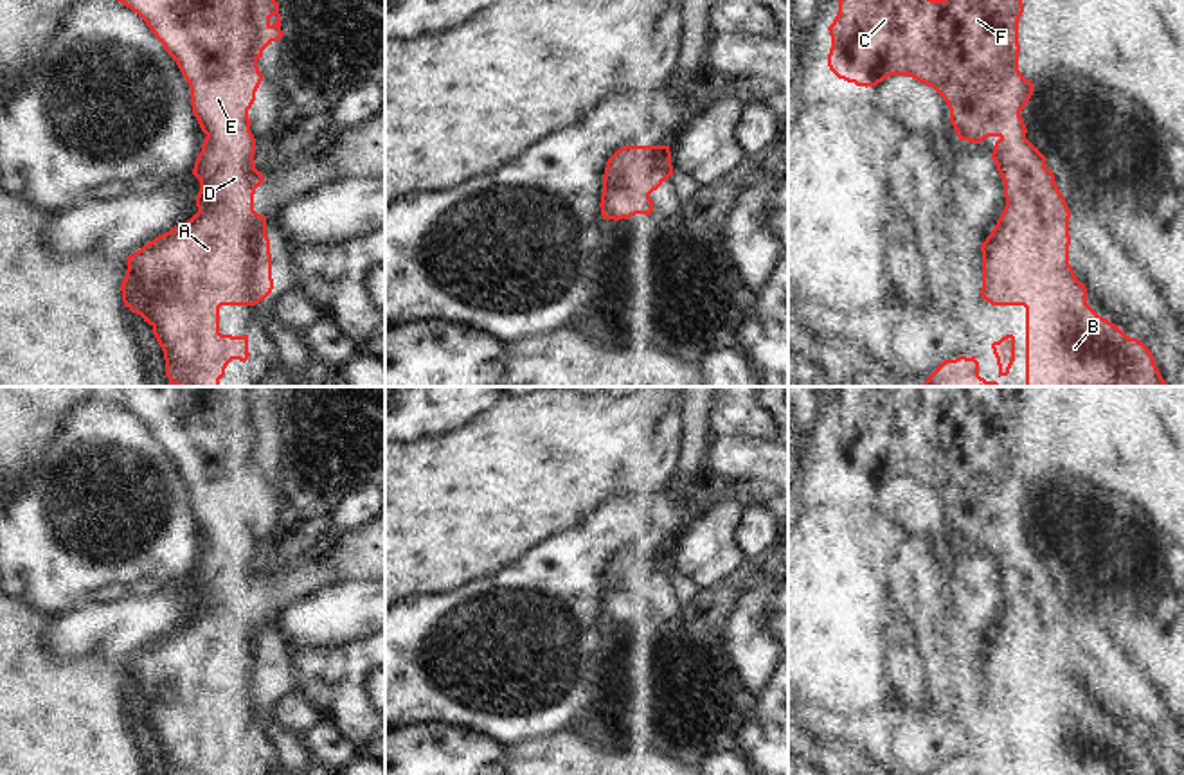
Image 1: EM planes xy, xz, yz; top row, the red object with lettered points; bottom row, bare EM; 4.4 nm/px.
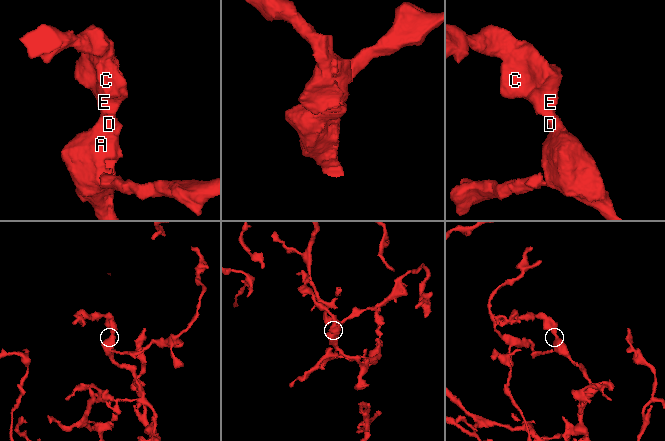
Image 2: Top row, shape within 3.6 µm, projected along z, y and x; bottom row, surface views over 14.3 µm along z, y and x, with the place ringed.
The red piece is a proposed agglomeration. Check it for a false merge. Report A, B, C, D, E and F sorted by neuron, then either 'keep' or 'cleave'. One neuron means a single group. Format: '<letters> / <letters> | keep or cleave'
A B C D E F | keep

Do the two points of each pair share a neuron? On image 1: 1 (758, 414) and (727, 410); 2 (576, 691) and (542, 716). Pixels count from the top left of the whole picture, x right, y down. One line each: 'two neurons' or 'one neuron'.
1: one neuron
2: one neuron

